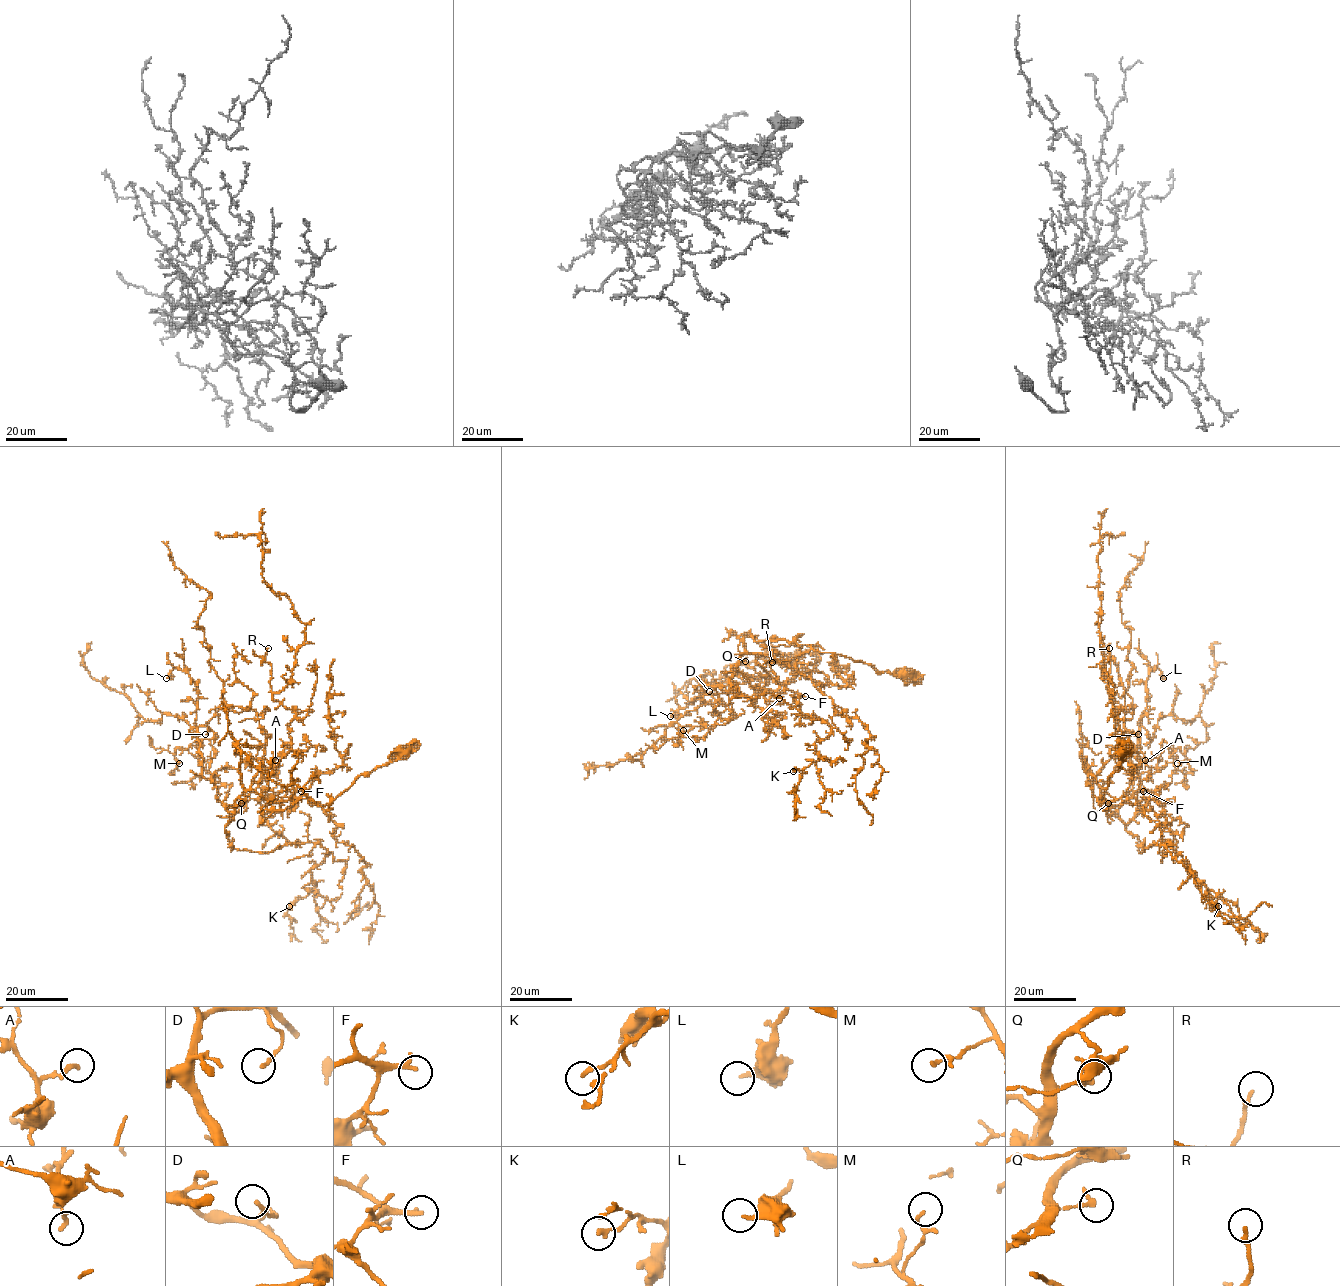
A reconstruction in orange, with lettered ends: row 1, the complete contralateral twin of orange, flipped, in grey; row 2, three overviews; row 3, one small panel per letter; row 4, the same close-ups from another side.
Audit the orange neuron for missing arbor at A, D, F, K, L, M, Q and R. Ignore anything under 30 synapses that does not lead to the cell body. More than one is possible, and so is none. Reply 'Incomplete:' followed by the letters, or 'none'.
Incomplete: F, R

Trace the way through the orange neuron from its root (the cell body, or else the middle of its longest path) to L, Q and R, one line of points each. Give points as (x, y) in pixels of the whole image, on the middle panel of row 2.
L: (905, 672), (745, 633), (737, 687), (706, 683), (701, 700), (670, 716)
Q: (905, 672), (893, 676), (848, 657), (784, 640), (756, 641), (747, 633), (747, 653), (739, 659), (745, 661)
R: (905, 672), (745, 633), (747, 651), (772, 649), (793, 676), (799, 669), (772, 662)

